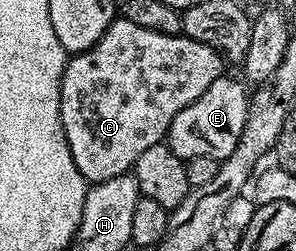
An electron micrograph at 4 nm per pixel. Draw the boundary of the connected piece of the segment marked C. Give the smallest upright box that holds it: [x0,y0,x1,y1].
[60,16,222,183]

